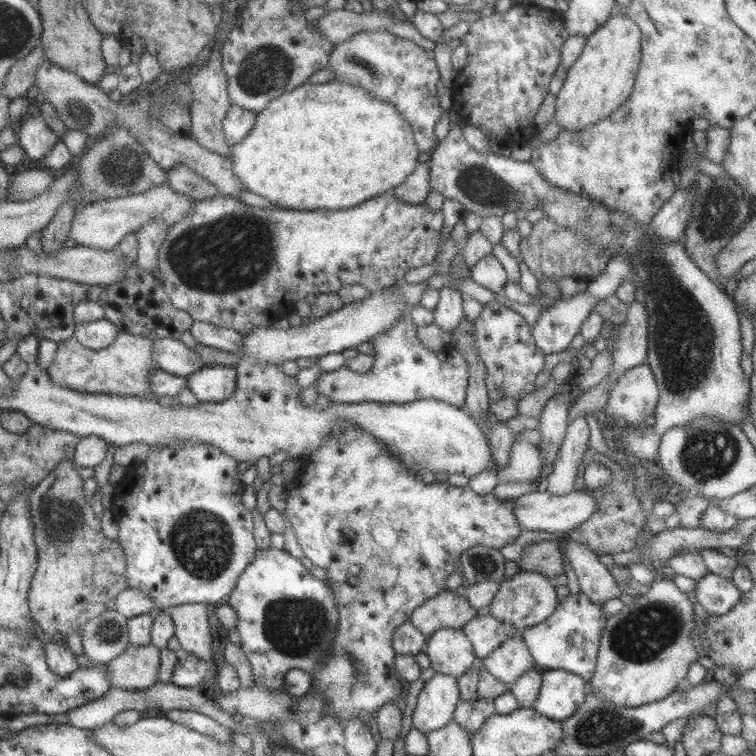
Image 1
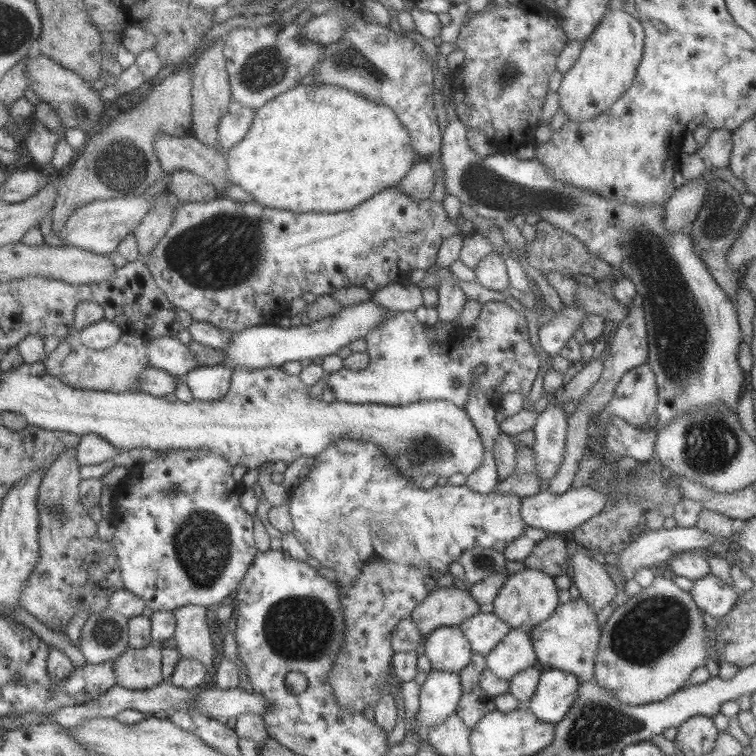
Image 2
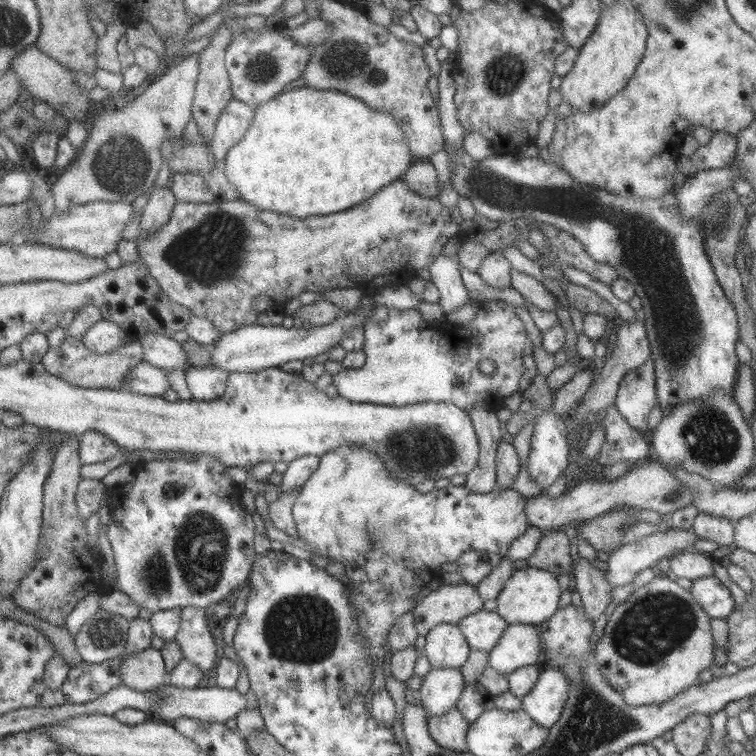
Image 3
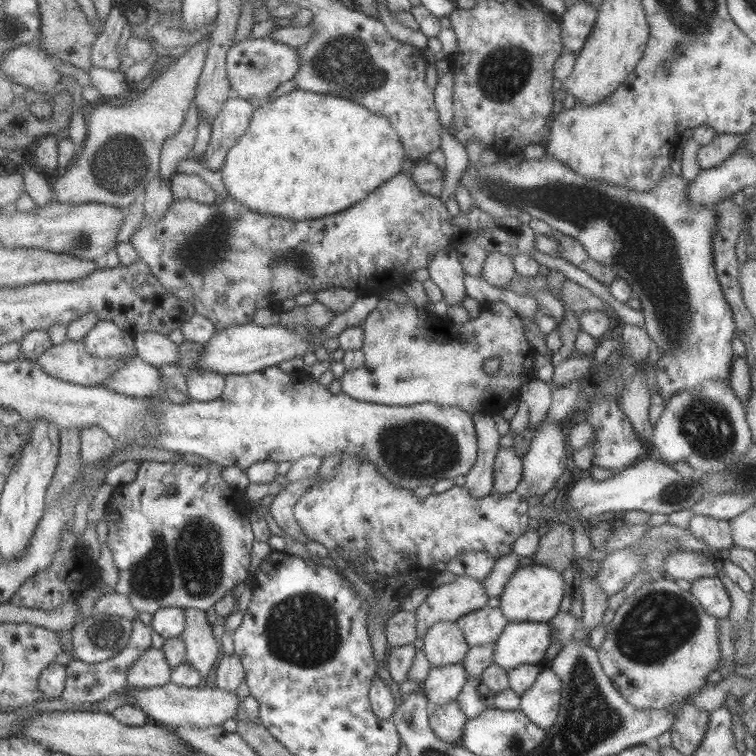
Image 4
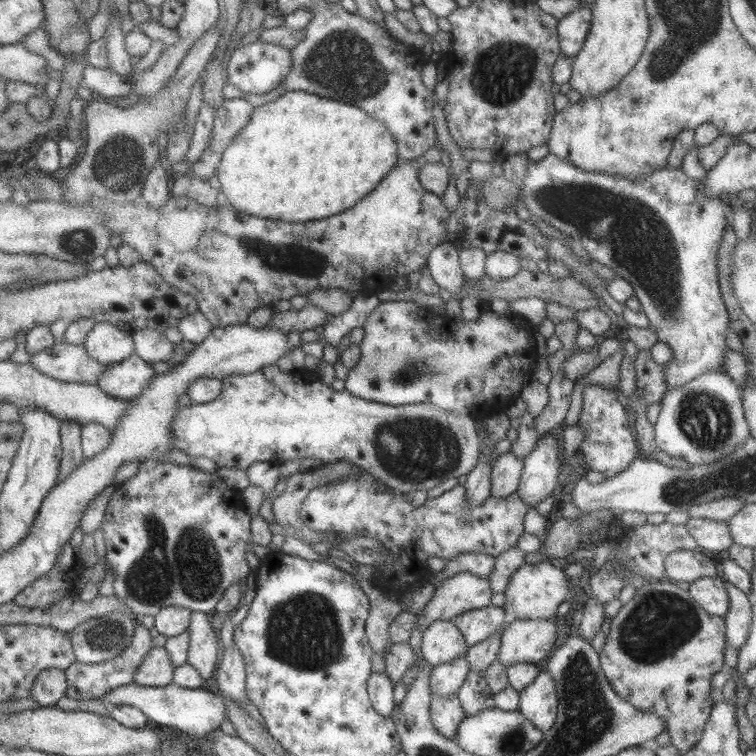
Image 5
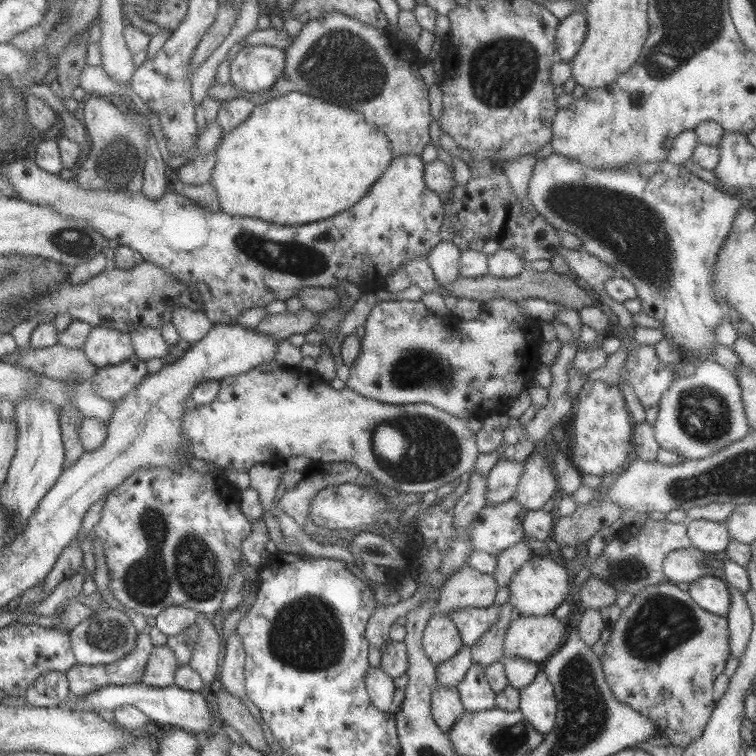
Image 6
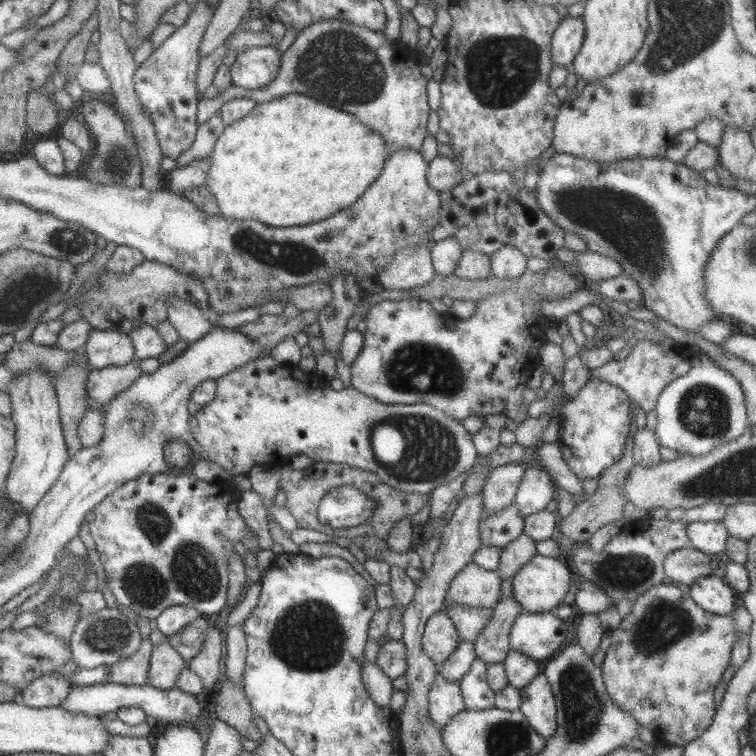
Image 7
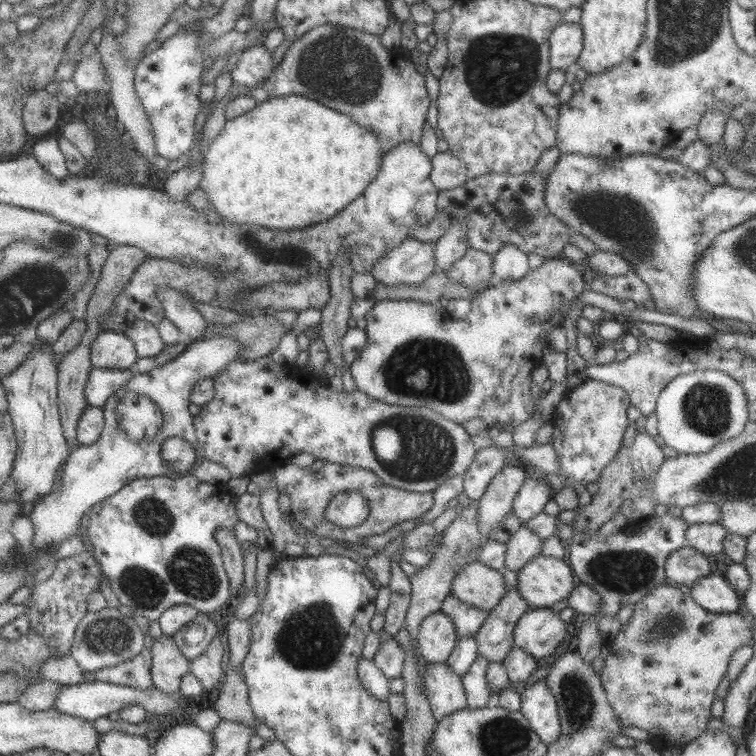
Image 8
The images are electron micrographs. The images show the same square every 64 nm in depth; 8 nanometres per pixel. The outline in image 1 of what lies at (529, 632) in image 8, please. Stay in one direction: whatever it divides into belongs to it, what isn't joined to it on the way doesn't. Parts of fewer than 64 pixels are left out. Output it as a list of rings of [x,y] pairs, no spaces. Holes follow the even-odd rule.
[[[520,634],[508,638],[482,661],[488,672],[509,685],[513,685],[522,673],[535,667],[534,657]]]

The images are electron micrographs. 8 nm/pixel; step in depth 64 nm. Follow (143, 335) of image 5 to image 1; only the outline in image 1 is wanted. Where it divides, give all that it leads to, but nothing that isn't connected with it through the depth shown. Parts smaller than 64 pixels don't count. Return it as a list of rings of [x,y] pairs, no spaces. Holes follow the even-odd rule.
[[[166,337],[154,341],[154,354],[159,369],[169,374],[188,377],[205,367],[201,356],[180,339]]]

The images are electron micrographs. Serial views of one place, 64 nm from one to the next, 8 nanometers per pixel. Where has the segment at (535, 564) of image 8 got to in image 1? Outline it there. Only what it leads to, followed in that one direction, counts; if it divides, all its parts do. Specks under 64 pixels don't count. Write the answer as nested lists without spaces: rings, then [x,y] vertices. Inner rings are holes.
[[[522,570],[520,574],[500,584],[499,592],[490,604],[490,615],[501,622],[511,624],[518,634],[522,634],[526,628],[544,623],[556,611],[559,601],[555,587],[554,581],[544,574]]]

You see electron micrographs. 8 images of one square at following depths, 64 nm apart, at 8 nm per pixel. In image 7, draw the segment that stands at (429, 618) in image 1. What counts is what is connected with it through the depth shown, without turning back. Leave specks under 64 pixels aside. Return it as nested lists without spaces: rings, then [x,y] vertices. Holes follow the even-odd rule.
[[[468,564],[452,580],[445,606],[468,605],[475,608],[494,608],[502,597],[502,580],[495,570]]]

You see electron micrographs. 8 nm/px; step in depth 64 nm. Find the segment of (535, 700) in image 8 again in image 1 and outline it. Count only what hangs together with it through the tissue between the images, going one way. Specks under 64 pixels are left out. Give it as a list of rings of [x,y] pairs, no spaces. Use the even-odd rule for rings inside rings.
[[[548,669],[542,674],[542,687],[533,710],[554,721],[566,721],[577,712],[590,691],[589,682],[582,676],[564,669]]]

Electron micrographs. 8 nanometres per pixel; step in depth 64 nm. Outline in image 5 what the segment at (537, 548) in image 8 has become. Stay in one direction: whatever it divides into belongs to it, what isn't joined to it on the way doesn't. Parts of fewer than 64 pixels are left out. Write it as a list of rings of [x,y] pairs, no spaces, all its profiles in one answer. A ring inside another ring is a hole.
[[[514,546],[496,557],[495,568],[487,578],[490,580],[493,594],[506,591],[514,572],[517,572],[526,563],[525,556],[526,553],[520,547]]]

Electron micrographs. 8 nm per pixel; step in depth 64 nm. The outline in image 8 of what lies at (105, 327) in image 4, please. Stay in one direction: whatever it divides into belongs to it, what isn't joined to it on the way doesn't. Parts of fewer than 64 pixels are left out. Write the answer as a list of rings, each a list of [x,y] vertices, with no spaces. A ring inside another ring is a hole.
[[[98,332],[90,346],[93,368],[134,369],[138,360],[134,342],[122,332]]]

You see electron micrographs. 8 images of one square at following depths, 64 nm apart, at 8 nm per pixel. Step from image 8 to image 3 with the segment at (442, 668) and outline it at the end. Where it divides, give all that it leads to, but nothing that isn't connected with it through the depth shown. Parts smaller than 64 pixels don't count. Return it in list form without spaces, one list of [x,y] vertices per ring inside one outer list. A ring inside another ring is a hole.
[[[457,708],[448,710],[443,716],[429,718],[428,730],[438,745],[450,751],[468,751],[466,735],[468,720]]]

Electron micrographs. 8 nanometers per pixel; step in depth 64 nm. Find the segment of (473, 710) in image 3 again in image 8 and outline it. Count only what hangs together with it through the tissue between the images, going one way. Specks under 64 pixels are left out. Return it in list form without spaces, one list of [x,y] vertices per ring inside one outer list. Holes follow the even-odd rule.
[[[479,655],[475,658],[468,672],[461,676],[466,691],[467,707],[470,709],[485,708],[494,704],[492,691],[486,678],[490,663],[488,659]]]

